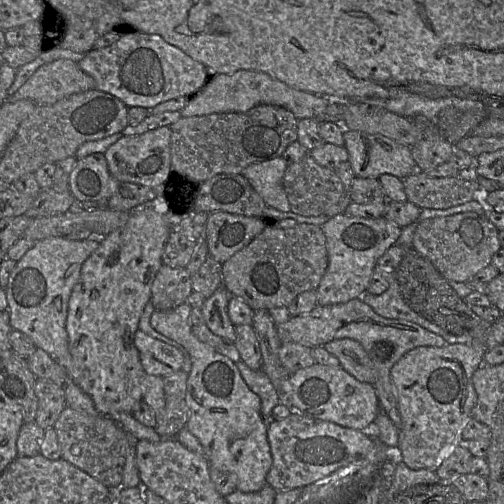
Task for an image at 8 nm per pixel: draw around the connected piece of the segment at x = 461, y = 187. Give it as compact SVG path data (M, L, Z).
M423 171L402 179L407 201L422 209L448 209L470 201L486 205L486 193L477 181L460 177L430 177Z

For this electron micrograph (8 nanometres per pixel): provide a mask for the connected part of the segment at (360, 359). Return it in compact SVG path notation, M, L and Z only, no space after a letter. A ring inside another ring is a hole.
M339 339L325 344L325 349L339 362L340 367L360 382L374 385L377 372L362 345L352 339Z

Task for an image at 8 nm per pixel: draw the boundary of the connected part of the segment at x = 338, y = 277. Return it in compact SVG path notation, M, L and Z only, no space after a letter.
M342 214L322 225L326 236L328 268L316 289L318 305L346 303L368 293L368 286L380 257L399 239L402 228L386 217L367 219Z

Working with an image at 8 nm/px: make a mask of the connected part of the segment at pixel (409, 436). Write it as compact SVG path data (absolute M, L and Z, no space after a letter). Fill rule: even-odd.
M488 338L485 343L472 342L470 345L422 346L407 352L392 367L390 375L401 416L398 447L402 462L409 468L413 470L435 470L450 456L456 446L463 443L462 431L472 419L471 411L477 401L472 377L479 367L485 365L484 355L487 350Z

